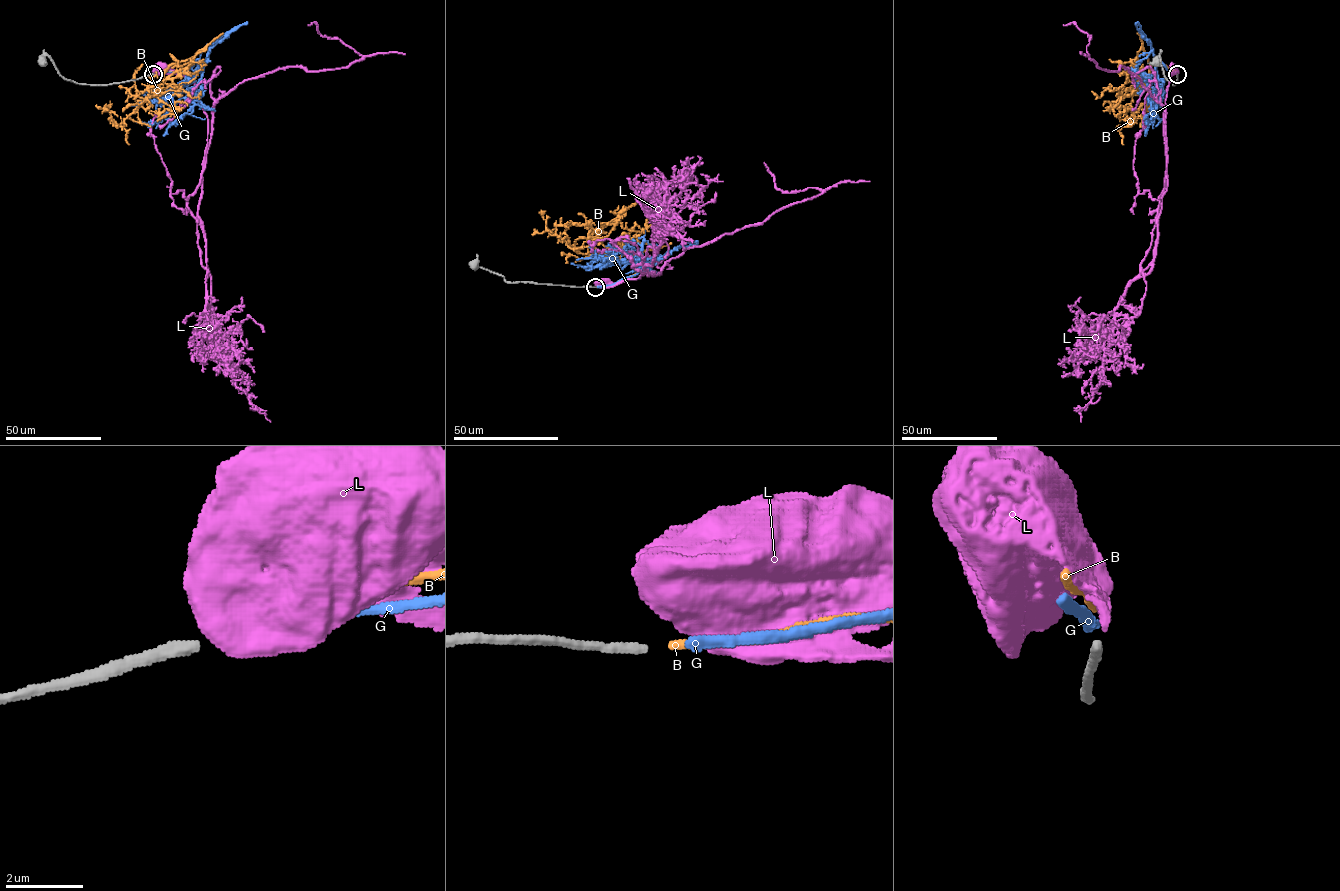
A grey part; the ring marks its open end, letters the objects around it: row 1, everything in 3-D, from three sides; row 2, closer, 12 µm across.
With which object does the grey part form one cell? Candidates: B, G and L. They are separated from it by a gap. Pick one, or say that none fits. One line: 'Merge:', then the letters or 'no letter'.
Merge: no letter

